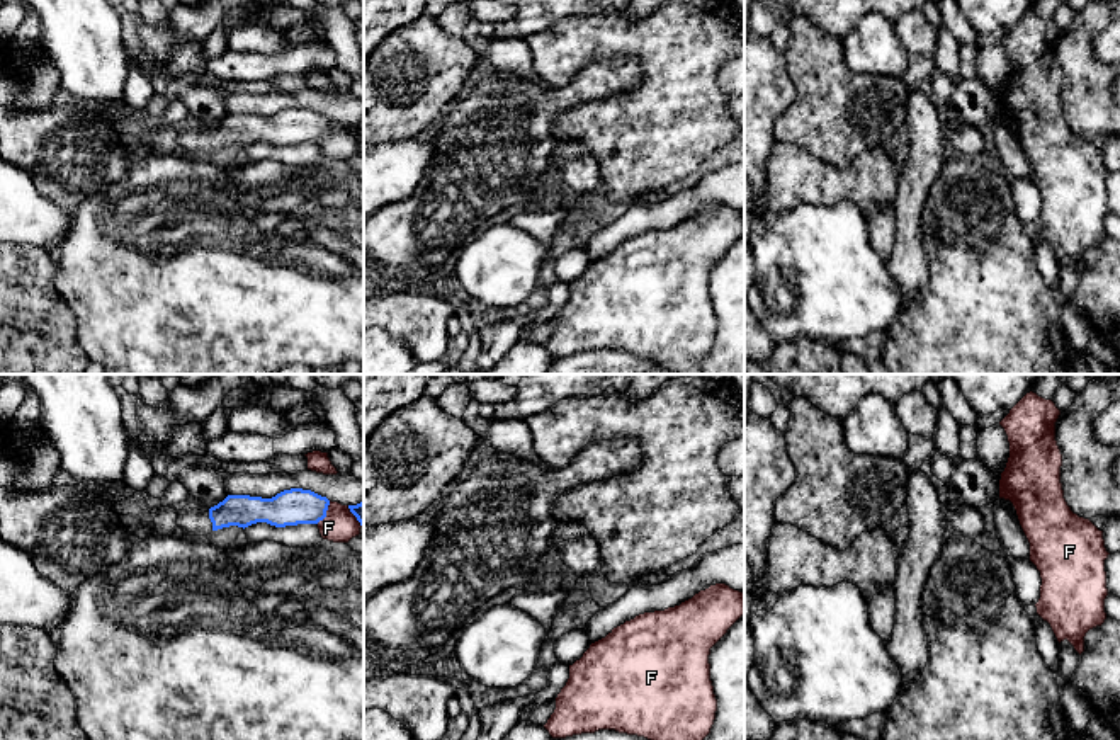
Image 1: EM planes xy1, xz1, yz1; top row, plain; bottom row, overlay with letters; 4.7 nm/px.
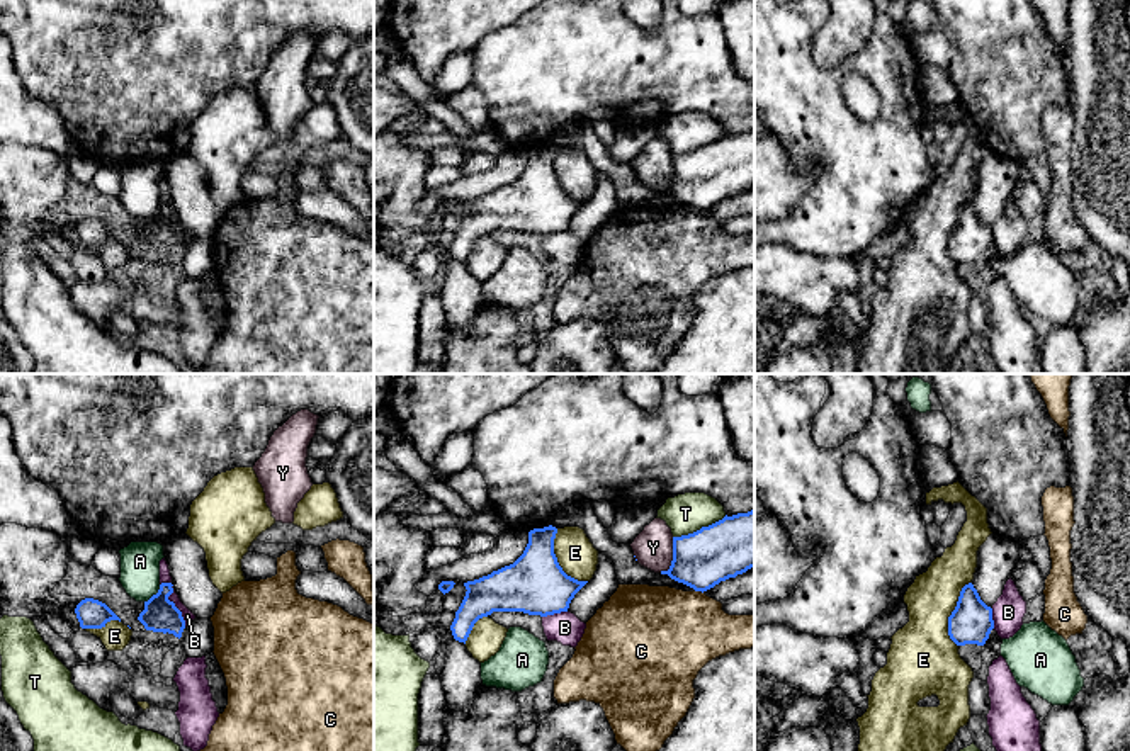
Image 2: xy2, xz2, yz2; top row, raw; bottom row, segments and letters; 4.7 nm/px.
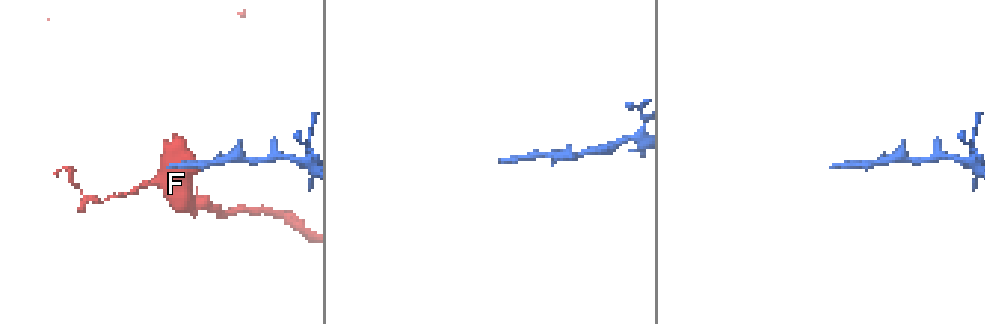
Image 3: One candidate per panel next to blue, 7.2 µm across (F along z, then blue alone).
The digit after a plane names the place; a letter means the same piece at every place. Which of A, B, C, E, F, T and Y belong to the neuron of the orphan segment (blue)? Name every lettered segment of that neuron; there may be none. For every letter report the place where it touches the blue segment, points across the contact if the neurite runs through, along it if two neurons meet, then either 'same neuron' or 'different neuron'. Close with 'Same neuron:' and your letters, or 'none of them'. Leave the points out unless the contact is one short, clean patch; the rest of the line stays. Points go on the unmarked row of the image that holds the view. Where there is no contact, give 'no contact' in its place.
A: contact xy2 (153, 214); different neuron
B: contact xy2 (169, 220); border xy2 (162, 201), (172, 204), (169, 218), (180, 231), (186, 245); different neuron
C: contact xz2 (700, 209); different neuron
E: contact yz2 (952, 233); different neuron
F: contact xy1 (325, 131); border xy1 (330, 119), (325, 135), (316, 142); different neuron
T: contact xz2 (700, 148); different neuron
Y: contact xz2 (673, 177); different neuron
Same neuron: none of them

